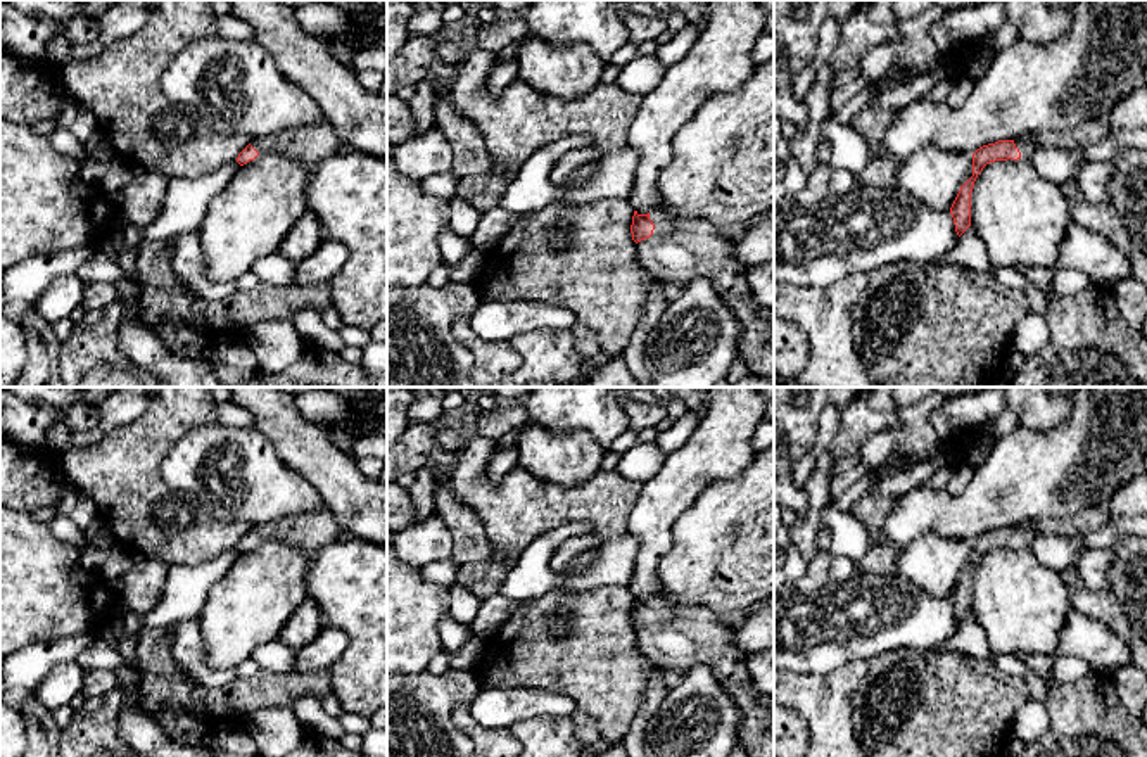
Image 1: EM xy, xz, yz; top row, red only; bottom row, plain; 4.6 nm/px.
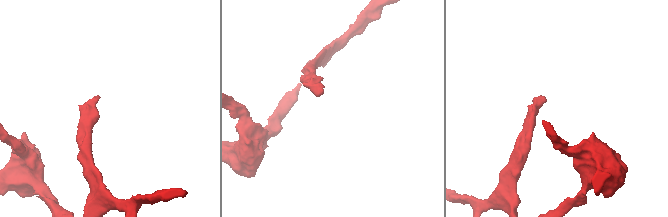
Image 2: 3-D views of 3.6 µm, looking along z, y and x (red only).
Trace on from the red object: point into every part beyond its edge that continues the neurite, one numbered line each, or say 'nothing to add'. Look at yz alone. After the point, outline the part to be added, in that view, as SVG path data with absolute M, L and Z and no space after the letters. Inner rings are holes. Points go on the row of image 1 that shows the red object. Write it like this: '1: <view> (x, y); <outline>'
1: yz (1026, 146); M1026 137L1014 140L1014 143L1021 152L1021 159L1026 159L1026 161L1030 161L1035 150L1040 147L1035 138L1026 138Z

